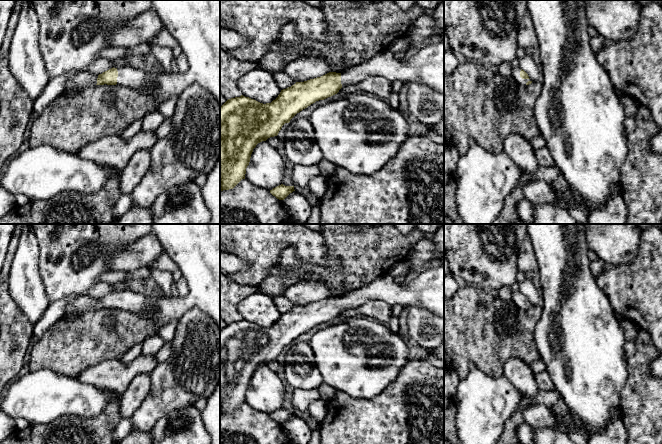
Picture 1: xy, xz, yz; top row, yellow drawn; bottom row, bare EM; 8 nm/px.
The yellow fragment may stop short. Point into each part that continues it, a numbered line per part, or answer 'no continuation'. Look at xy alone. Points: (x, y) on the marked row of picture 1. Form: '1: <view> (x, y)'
1: xy (128, 76)

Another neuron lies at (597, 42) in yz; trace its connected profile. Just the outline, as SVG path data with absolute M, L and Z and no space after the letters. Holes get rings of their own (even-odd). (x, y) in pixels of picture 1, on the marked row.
M597 34L596 36L591 37L590 46L592 50L595 53L598 53L604 47L604 41L605 39L600 34Z

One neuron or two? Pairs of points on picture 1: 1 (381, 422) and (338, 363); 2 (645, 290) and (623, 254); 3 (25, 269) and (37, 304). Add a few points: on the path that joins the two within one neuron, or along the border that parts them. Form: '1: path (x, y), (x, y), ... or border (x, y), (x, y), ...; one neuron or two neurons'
1: border (385, 387), (370, 398), (352, 398), (341, 392); two neurons
2: border (639, 241), (637, 255), (632, 260), (613, 266); two neurons
3: path (25, 278), (25, 286), (29, 295); one neuron

